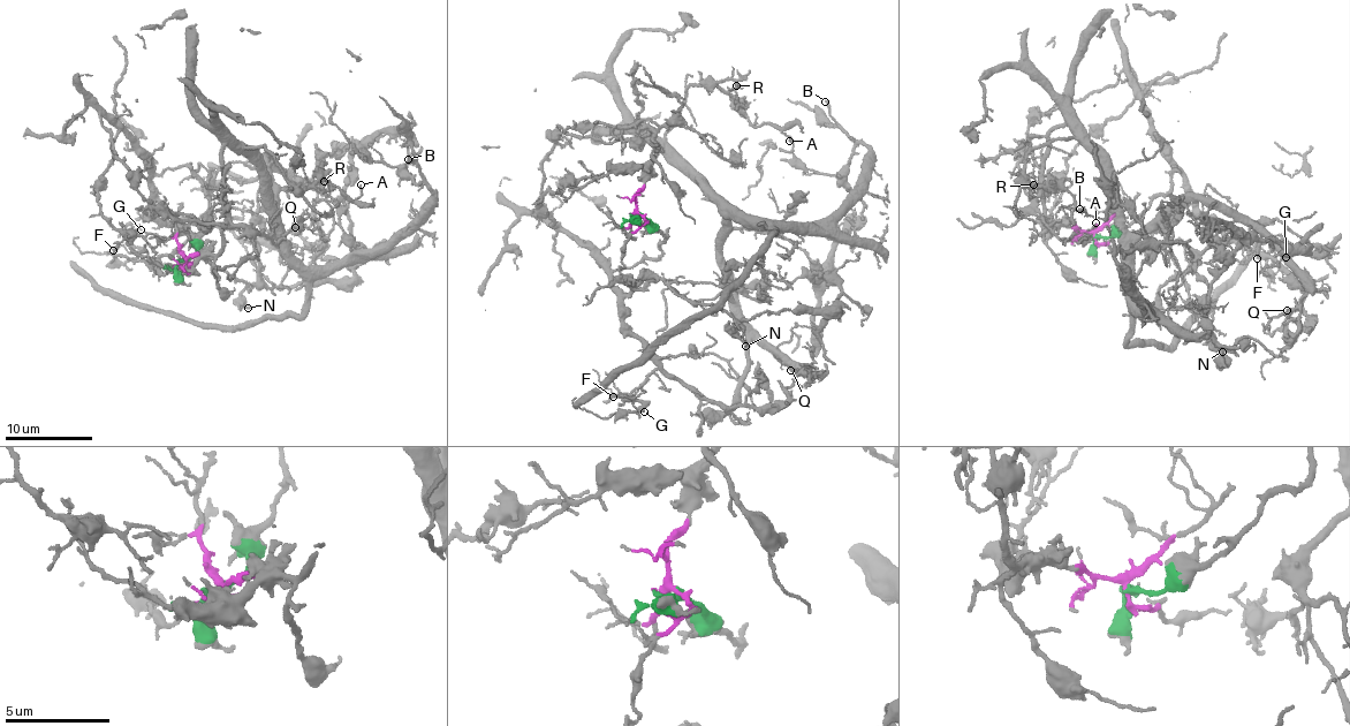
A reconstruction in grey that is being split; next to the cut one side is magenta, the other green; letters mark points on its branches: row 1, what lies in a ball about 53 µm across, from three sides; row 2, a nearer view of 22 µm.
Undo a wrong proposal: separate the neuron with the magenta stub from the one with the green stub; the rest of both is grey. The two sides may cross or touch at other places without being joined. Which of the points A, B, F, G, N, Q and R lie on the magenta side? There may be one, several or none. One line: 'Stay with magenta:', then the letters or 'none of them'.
Stay with magenta: A, B, Q, R

